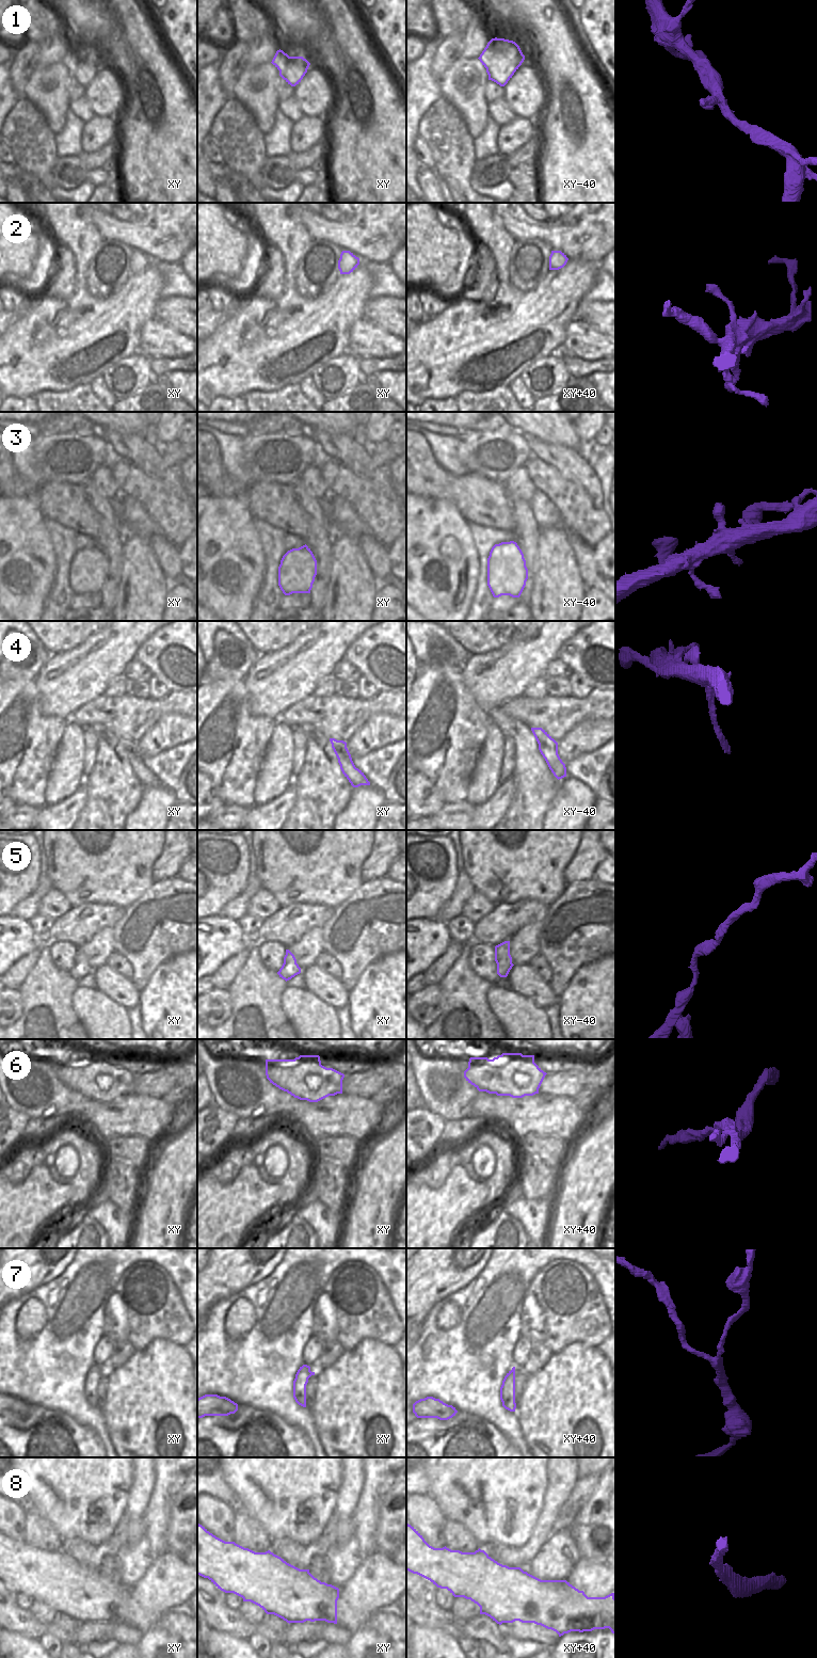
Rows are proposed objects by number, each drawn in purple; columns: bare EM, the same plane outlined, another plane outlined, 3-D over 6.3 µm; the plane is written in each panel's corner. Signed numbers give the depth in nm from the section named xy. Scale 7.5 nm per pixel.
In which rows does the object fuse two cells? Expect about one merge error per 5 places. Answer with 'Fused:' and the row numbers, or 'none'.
Fused: 6

